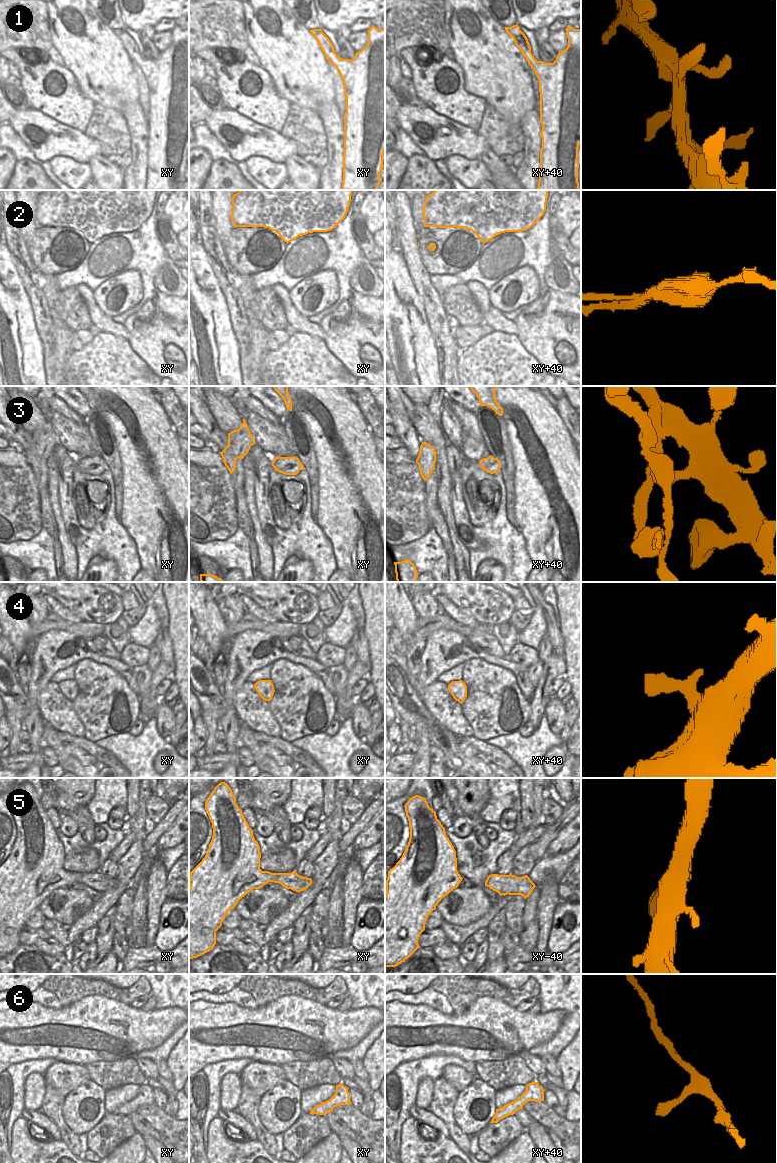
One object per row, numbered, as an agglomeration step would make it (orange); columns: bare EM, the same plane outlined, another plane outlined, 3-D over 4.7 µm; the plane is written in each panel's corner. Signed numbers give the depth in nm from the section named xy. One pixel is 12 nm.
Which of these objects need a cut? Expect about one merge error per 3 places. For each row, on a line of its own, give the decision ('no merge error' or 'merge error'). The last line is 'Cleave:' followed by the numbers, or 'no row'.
1: no merge error
2: merge error
3: merge error
4: no merge error
5: no merge error
6: no merge error
Cleave: 2, 3

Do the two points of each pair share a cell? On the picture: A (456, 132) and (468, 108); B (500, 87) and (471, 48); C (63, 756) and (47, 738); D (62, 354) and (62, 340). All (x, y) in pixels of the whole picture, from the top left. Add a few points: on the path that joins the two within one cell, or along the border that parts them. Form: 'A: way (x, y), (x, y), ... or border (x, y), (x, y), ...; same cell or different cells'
A: border (442, 107), (444, 106), (461, 116), (481, 118); different cells
B: way (500, 77), (481, 58); same cell
C: way (60, 752), (51, 742); same cell
D: way (62, 351), (62, 343); same cell

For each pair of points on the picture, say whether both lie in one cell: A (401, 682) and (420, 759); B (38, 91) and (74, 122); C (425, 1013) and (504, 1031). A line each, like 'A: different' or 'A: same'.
A: different
B: different
C: same

